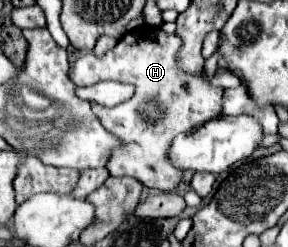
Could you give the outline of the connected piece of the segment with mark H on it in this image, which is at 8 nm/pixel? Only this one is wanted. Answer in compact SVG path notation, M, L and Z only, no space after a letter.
M140 26L124 34L104 56L96 56L94 52L80 54L70 68L70 80L76 86L92 86L100 80L118 80L136 88L130 100L114 108L102 108L92 102L92 110L100 118L102 126L126 144L112 152L106 168L112 176L132 176L144 186L162 192L174 192L184 174L180 168L174 168L166 156L174 136L202 126L222 114L224 88L212 86L206 80L204 68L194 74L182 70L178 66L180 48L182 38L178 34L168 34L154 26Z

